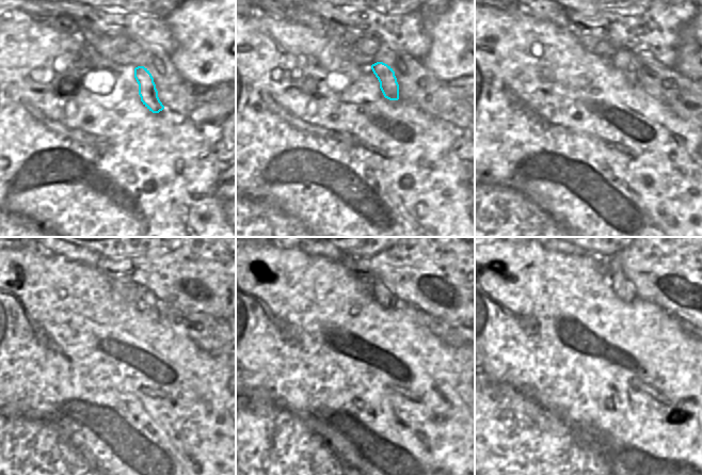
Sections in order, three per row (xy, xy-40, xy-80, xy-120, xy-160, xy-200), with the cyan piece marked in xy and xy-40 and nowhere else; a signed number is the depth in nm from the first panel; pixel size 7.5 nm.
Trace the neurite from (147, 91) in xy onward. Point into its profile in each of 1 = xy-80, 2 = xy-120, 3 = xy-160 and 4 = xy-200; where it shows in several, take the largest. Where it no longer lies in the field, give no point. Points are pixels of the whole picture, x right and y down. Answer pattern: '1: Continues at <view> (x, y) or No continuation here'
1: Continues at xy-80 (623, 61)
2: Continues at xy-120 (145, 299)
3: Continues at xy-160 (383, 296)
4: Continues at xy-200 (623, 288)

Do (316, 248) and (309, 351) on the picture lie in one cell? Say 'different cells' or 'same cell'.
different cells

